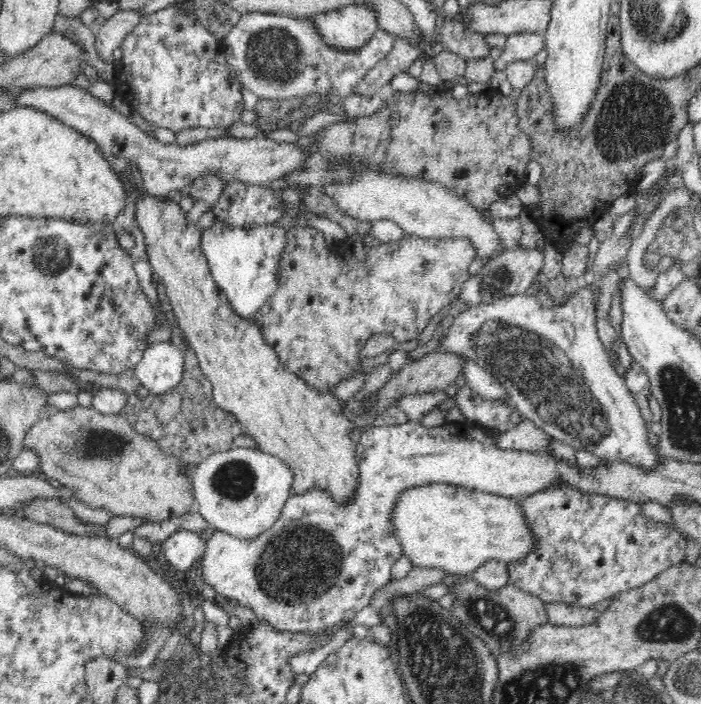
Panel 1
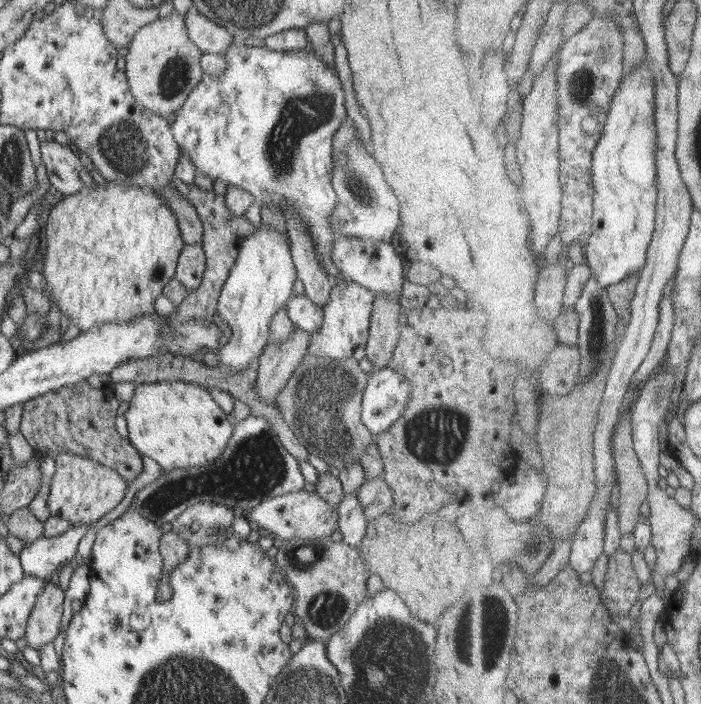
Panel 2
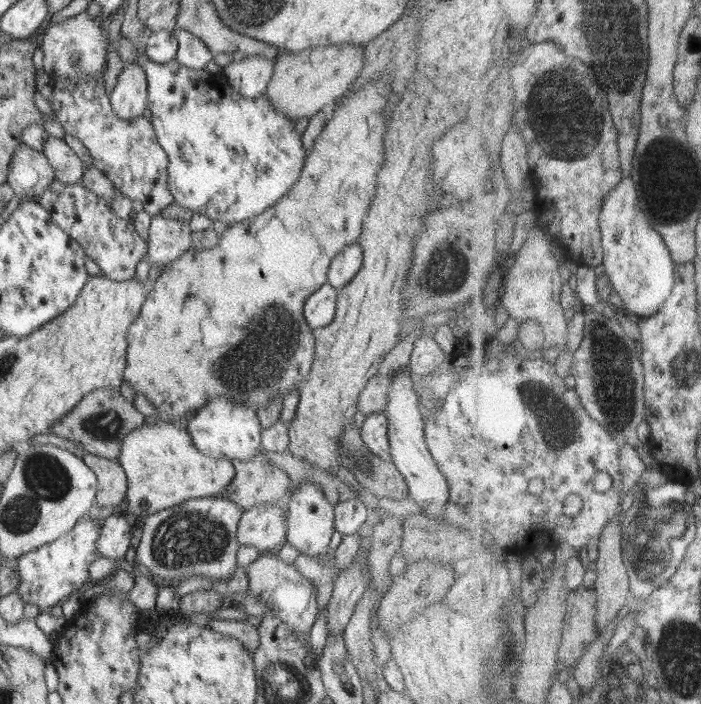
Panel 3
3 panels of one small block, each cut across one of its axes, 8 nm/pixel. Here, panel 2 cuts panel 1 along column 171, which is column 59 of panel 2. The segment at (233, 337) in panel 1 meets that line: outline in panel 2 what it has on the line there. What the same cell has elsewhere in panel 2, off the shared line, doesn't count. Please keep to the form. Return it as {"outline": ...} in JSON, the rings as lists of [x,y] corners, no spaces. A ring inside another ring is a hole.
{"outline":[[[118,181],[100,183],[96,189],[83,186],[77,193],[64,196],[61,201],[49,210],[48,220],[46,220],[46,252],[44,264],[44,281],[47,283],[46,296],[50,304],[58,304],[61,314],[70,315],[72,325],[78,325],[81,333],[91,330],[94,326],[100,324],[125,324],[136,318],[141,318],[144,314],[157,314],[154,309],[155,300],[163,294],[164,286],[173,279],[176,264],[185,244],[178,230],[178,221],[174,216],[174,211],[158,193],[159,188],[132,186],[130,183],[120,183]]]}

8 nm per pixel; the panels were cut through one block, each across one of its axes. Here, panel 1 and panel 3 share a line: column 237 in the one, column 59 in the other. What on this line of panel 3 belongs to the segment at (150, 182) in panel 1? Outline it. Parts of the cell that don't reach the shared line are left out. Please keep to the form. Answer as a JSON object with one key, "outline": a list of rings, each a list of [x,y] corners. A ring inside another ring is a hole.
{"outline":[[[50,135],[44,141],[43,153],[54,169],[55,180],[72,185],[83,178],[82,161],[64,139]]]}

